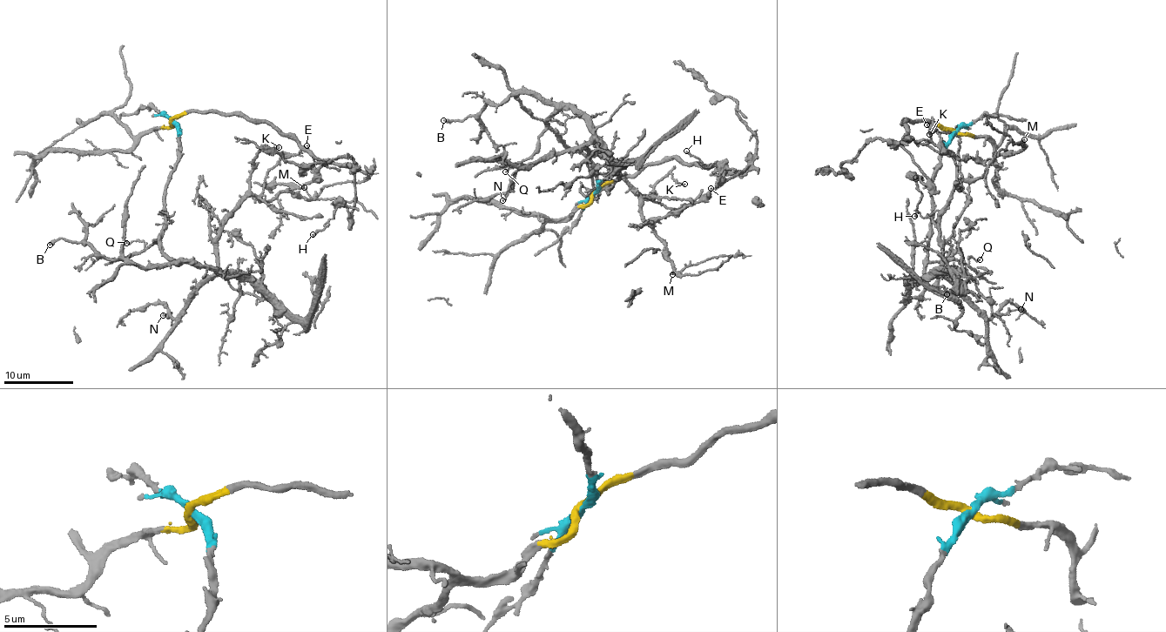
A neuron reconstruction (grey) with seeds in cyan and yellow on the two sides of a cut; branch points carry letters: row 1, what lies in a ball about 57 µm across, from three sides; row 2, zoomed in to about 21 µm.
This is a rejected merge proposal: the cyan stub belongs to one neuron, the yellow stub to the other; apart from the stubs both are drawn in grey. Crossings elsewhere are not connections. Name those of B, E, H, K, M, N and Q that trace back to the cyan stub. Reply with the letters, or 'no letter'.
B, K, M, N, Q

